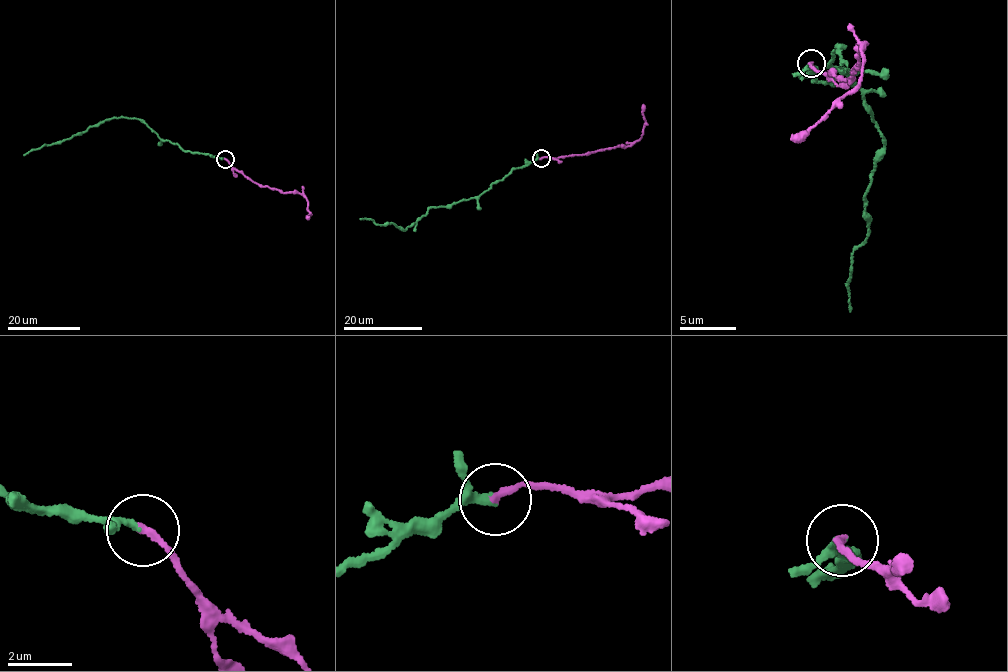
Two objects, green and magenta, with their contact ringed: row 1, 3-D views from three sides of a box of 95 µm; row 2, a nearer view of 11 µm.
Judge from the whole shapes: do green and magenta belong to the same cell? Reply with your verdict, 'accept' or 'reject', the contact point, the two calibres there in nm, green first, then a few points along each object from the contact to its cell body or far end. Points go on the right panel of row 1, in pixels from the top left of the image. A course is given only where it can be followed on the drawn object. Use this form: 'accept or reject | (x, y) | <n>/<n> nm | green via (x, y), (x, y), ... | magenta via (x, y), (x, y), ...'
accept | (811, 63) | 150/240 nm | green via (810, 64), (831, 85), (850, 72), (838, 47), (827, 64), (859, 86), (884, 147), (849, 311) | magenta via (810, 64), (852, 77), (860, 67), (858, 54), (867, 45), (861, 51), (859, 84), (790, 138)

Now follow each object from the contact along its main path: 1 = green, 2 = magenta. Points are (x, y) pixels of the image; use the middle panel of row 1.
1: (540, 158), (514, 167), (475, 197), (432, 206), (403, 230), (392, 223), (380, 224), (359, 218)
2: (540, 158), (585, 155), (630, 146), (642, 135), (645, 122), (643, 104)

